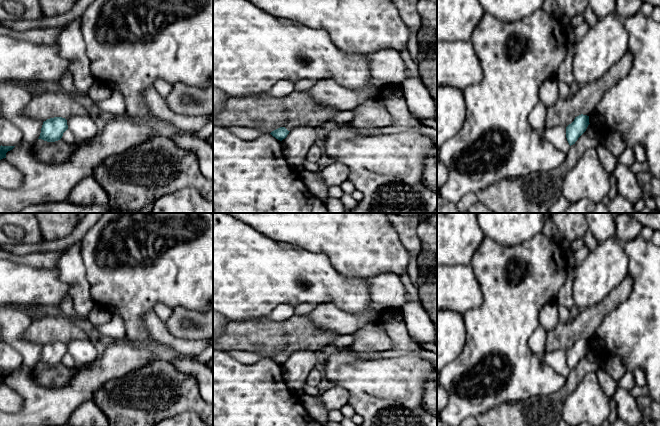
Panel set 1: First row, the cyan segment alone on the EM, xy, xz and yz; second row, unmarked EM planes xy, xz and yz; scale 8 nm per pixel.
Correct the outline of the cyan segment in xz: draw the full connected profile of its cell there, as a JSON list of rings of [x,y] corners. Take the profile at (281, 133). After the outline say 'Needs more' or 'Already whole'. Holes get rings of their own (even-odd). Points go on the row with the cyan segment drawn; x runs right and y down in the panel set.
[[[280,127],[274,131],[272,131],[270,134],[275,137],[276,139],[282,141],[287,137],[290,131],[288,131],[285,127]]]. Already whole

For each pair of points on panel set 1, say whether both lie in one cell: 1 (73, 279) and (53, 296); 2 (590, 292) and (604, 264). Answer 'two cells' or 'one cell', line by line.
1: two cells
2: one cell

